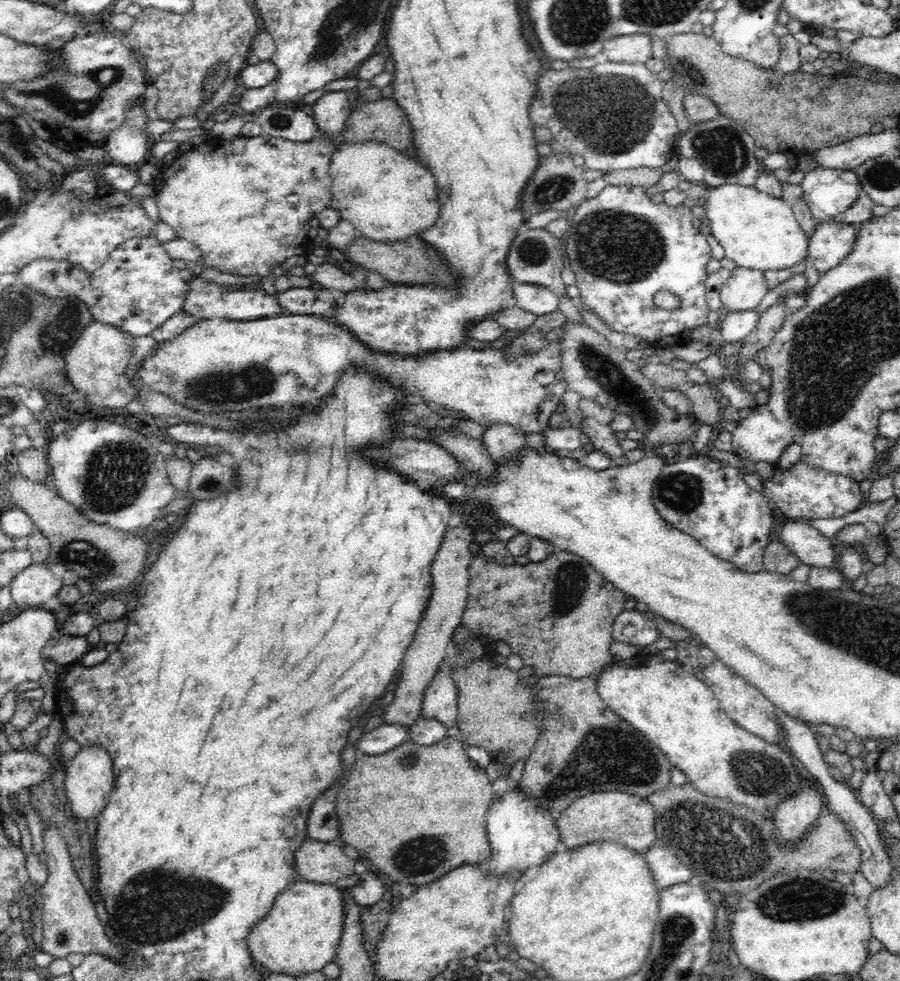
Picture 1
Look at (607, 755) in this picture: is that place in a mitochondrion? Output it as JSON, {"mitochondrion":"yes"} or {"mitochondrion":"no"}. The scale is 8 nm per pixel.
{"mitochondrion":"yes"}

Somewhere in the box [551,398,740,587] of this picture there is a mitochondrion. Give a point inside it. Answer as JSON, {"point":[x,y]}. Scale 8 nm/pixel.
{"point":[681,492]}

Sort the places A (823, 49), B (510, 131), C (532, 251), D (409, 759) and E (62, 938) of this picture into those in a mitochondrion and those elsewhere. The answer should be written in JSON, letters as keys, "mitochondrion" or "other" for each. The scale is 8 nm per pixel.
{"A":"other","B":"other","C":"mitochondrion","D":"mitochondrion","E":"mitochondrion"}

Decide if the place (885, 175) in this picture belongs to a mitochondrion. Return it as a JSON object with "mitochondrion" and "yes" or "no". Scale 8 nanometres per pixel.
{"mitochondrion":"yes"}

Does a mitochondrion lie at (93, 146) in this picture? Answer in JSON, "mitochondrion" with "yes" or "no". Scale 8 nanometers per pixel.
{"mitochondrion":"no"}

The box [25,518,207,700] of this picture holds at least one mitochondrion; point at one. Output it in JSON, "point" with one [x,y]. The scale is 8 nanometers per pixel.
{"point":[99,564]}

